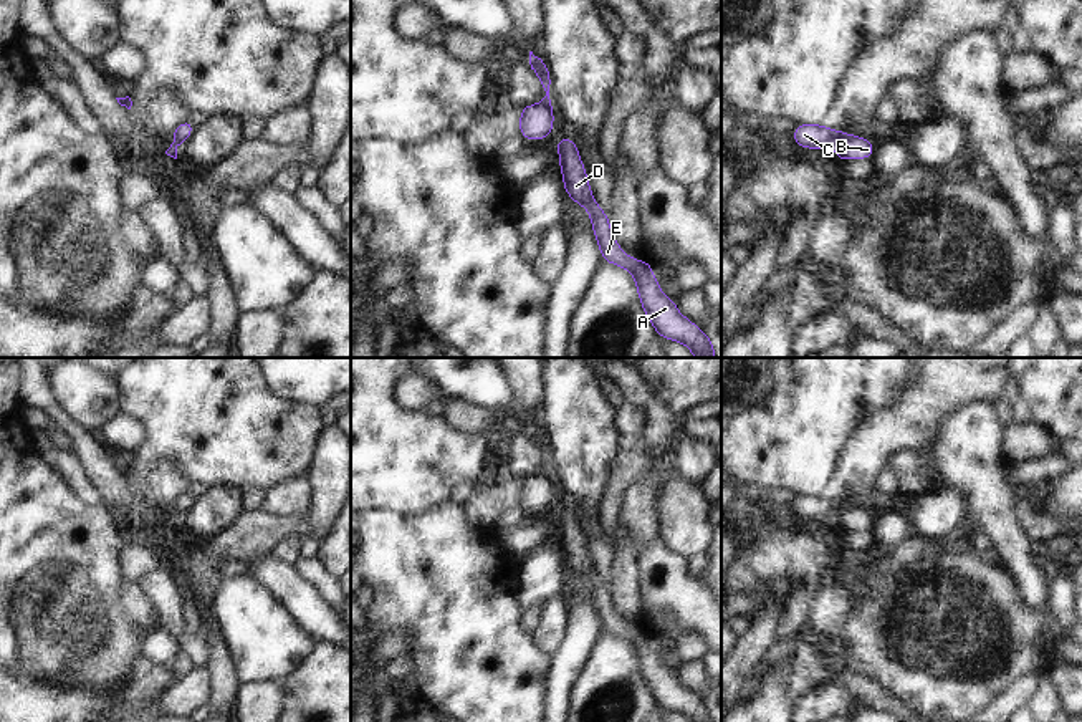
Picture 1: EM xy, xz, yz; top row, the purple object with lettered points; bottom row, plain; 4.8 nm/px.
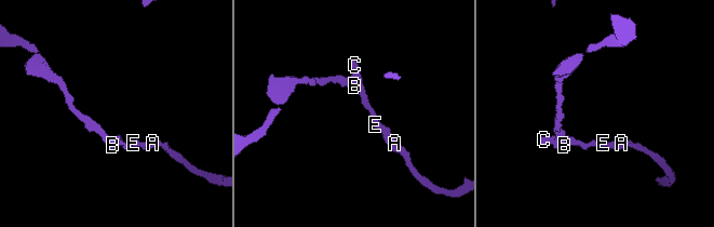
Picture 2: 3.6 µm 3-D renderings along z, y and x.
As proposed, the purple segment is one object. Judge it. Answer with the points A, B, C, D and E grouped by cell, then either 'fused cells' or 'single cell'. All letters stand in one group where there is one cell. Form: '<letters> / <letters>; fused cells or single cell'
A C D E / B; fused cells

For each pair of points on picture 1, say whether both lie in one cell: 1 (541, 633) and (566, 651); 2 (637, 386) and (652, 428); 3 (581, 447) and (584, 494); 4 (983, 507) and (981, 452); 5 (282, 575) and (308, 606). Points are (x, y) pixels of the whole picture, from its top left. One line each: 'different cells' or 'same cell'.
1: different cells
2: same cell
3: same cell
4: same cell
5: same cell

